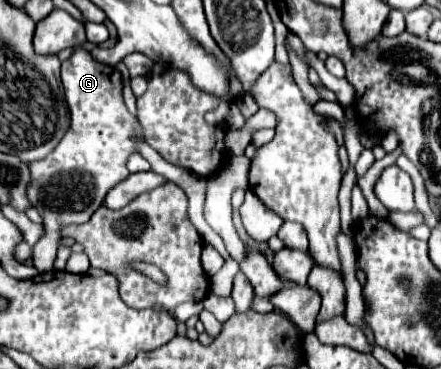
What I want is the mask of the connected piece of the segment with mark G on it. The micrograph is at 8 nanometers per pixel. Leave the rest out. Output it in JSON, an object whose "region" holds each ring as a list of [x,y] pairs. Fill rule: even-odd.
{"region":[[[76,50],[66,62],[62,62],[62,84],[64,84],[68,108],[72,110],[70,130],[64,134],[60,144],[46,158],[30,162],[32,182],[28,186],[28,198],[44,220],[44,236],[32,248],[32,264],[40,274],[54,270],[62,228],[68,224],[84,224],[90,220],[94,210],[102,206],[108,190],[112,190],[116,184],[128,178],[130,174],[126,168],[128,158],[138,152],[138,140],[144,140],[138,118],[128,112],[122,100],[122,78],[116,68],[102,66],[86,50]]]}

